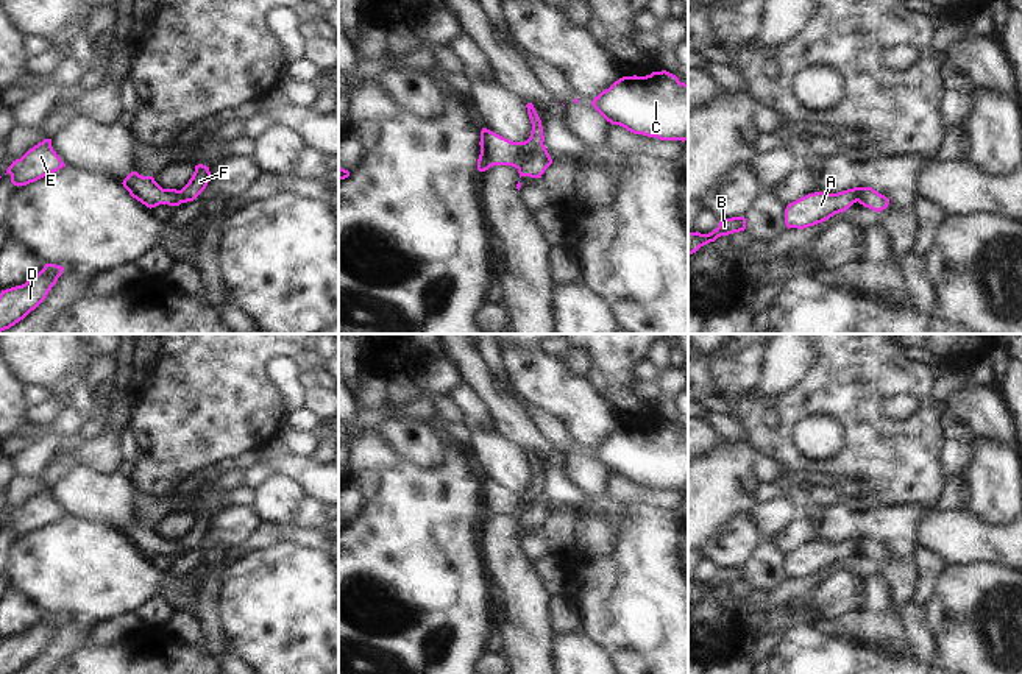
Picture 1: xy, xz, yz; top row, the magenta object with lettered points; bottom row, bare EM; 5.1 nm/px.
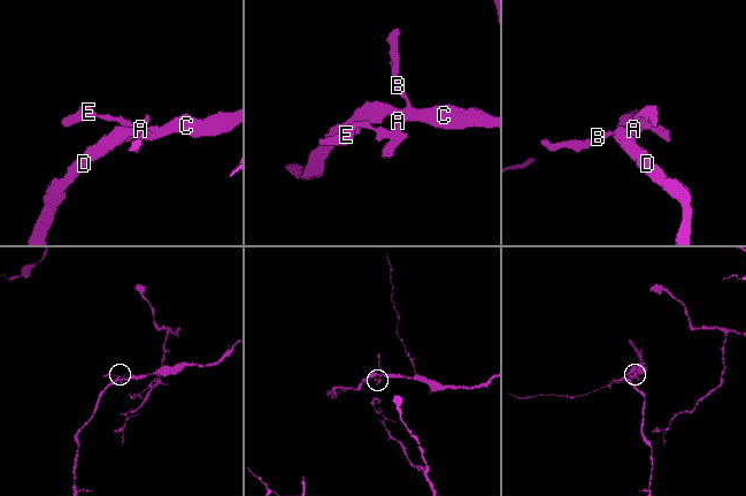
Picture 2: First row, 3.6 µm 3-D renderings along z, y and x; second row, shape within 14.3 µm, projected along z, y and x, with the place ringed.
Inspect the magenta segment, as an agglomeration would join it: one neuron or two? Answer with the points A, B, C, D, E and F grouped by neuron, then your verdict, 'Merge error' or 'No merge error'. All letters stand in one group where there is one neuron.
Groups: A B C D E / F. Merge error

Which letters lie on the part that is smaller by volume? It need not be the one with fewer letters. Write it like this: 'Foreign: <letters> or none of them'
Foreign: F

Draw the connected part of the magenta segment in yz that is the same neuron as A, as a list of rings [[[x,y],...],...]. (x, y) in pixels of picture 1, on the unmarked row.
[[[852,538],[838,543],[808,543],[786,555],[785,574],[788,579],[814,576],[835,563],[846,562],[857,551],[857,543]]]

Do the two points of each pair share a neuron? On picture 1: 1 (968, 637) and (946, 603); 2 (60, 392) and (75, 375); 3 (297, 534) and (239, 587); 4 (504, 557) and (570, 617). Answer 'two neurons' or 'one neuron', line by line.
1: one neuron
2: one neuron
3: two neurons
4: two neurons

